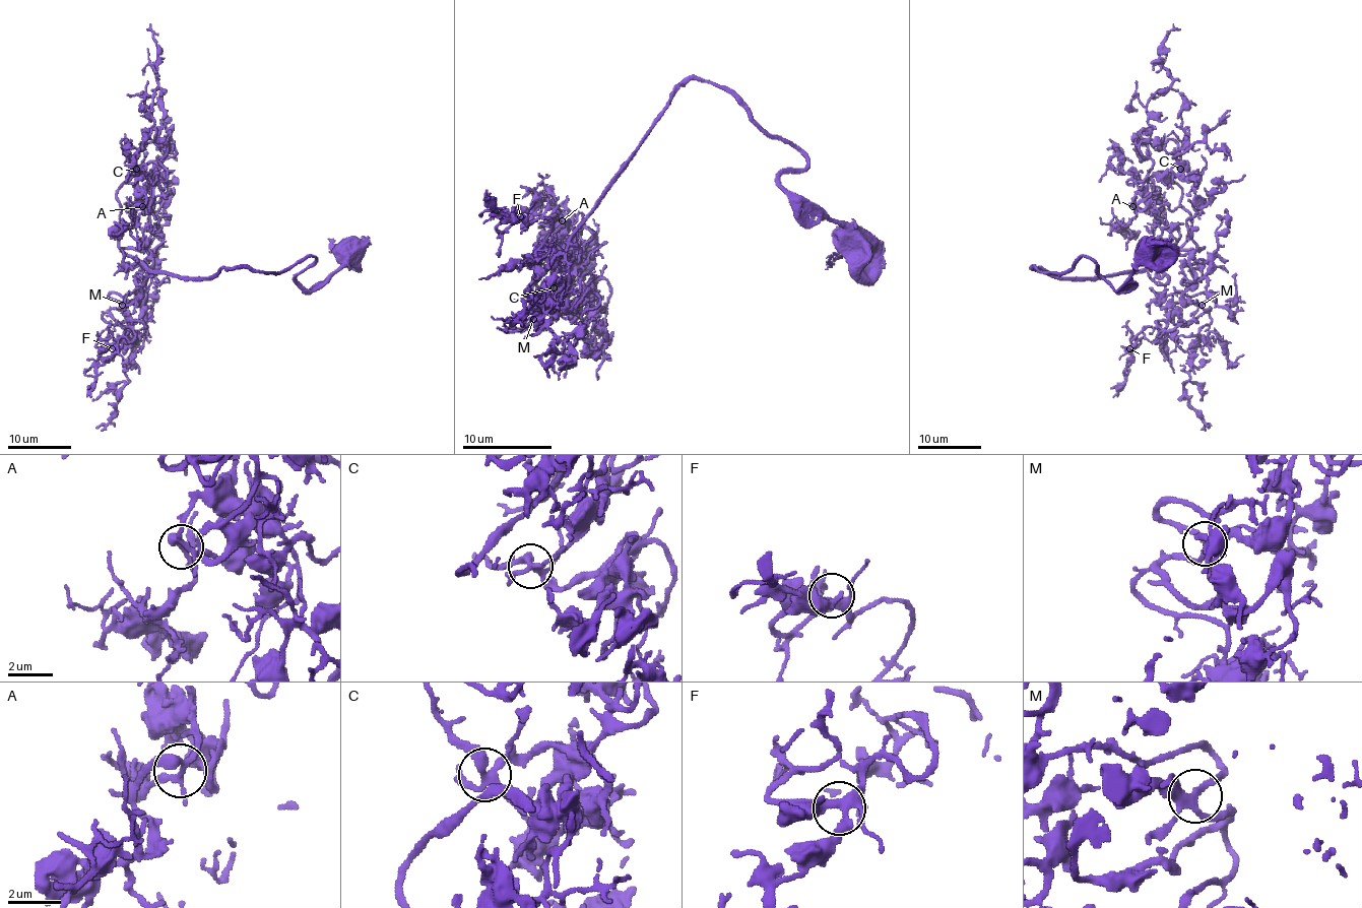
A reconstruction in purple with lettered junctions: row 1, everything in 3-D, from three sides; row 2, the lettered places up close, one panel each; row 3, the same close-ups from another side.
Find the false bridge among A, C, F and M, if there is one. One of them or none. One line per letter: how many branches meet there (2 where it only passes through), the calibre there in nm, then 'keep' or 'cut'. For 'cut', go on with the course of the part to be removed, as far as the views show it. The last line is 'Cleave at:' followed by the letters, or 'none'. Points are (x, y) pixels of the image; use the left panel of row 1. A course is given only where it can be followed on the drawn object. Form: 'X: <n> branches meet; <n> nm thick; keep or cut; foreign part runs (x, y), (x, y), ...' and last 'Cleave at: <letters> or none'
A: 4 branches meet; 260 nm thick; keep
C: 5 branches meet; 300 nm thick; keep
F: 5 branches meet; 380 nm thick; keep
M: 4 branches meet; 300 nm thick; keep
Cleave at: none

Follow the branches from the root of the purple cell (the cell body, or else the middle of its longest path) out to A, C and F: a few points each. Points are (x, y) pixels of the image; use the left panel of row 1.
A: (344, 251), (313, 290), (296, 279), (311, 255), (151, 273), (119, 246), (136, 174), (165, 183), (142, 206)
C: (344, 251), (313, 290), (296, 279), (311, 255), (151, 273), (119, 246), (117, 189), (165, 183), (136, 169)
F: (344, 251), (313, 290), (296, 279), (311, 255), (276, 273), (148, 271), (122, 311), (134, 337), (112, 348)

